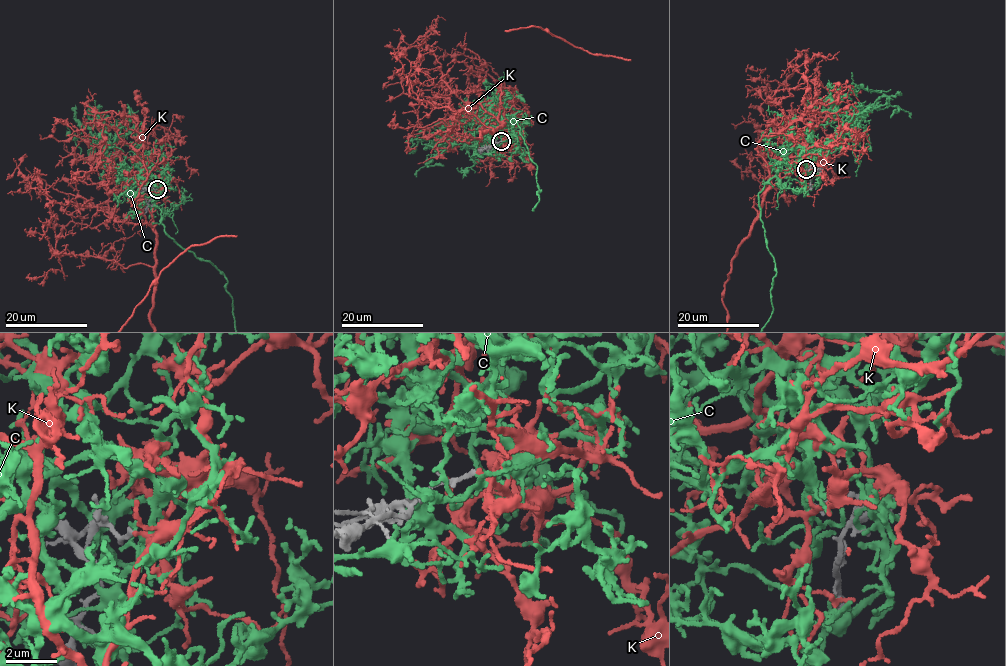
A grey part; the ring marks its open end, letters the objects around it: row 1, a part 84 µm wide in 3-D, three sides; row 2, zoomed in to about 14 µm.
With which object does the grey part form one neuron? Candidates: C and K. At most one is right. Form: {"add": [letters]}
{"add": ["K"]}

